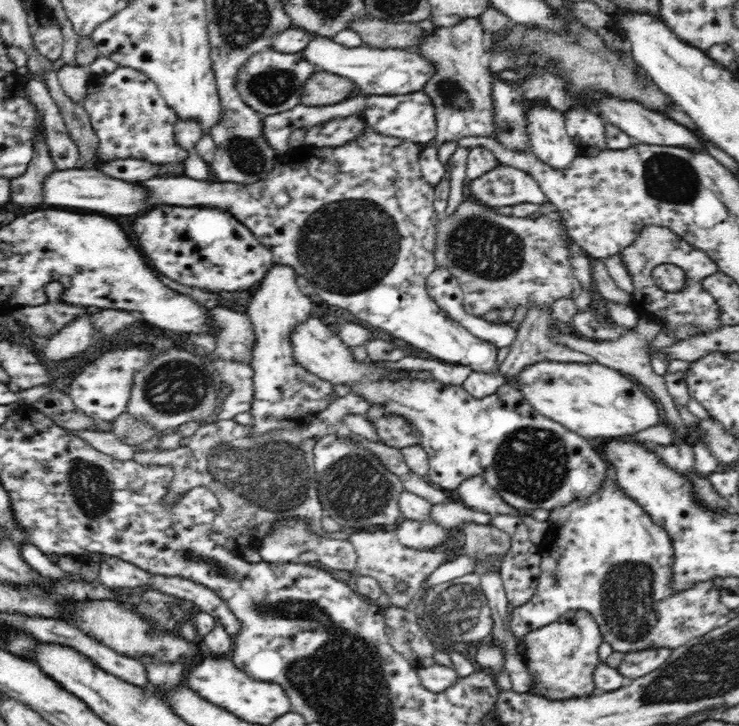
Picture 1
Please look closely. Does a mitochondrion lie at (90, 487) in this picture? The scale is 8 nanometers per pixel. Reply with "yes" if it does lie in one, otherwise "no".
yes

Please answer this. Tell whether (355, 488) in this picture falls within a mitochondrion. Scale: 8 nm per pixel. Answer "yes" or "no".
yes

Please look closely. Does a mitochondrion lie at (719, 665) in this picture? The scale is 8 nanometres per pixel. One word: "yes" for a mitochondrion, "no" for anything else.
yes

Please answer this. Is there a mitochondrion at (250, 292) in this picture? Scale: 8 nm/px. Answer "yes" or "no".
no

